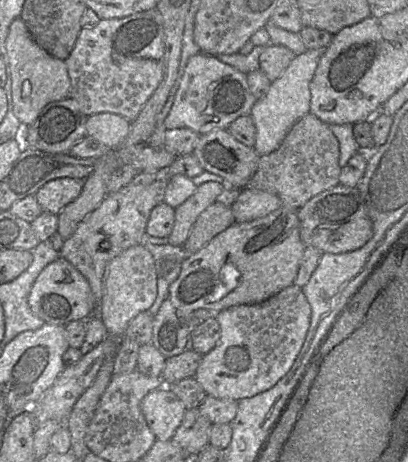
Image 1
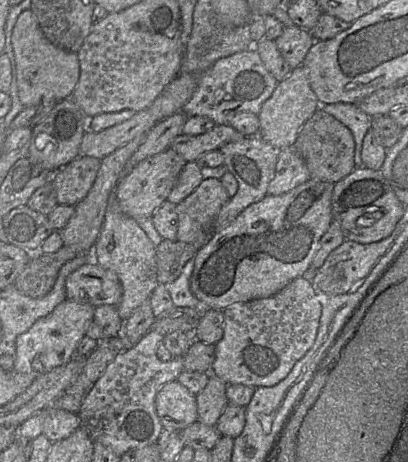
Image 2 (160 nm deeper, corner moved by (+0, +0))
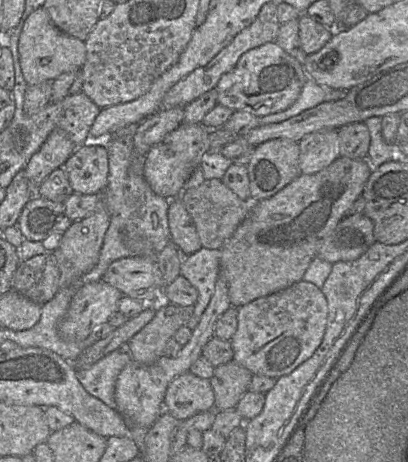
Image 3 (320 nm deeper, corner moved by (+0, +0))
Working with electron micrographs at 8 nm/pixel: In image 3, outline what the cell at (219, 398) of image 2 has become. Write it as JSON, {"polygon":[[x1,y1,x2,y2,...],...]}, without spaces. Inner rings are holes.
{"polygon":[[235,361,216,366,210,378,215,395,213,410,235,408,241,397,249,391,253,376,247,368]]}

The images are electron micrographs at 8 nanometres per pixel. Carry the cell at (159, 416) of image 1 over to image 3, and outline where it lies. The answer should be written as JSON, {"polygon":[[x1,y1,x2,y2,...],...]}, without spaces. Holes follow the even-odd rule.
{"polygon":[[189,371,173,379,167,386,163,412,167,412,178,420,187,420,199,413,213,410,215,395,210,379,200,378]]}

